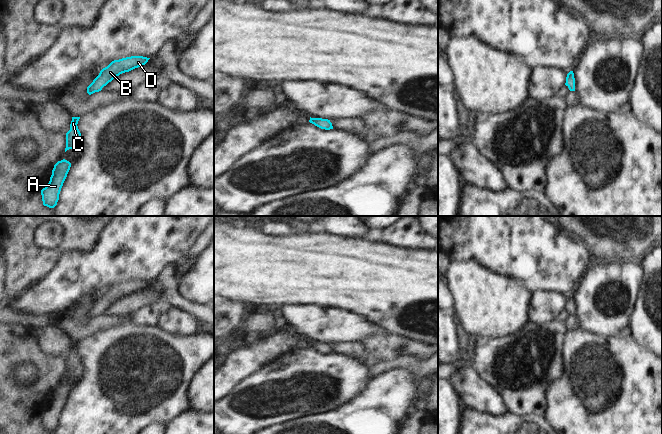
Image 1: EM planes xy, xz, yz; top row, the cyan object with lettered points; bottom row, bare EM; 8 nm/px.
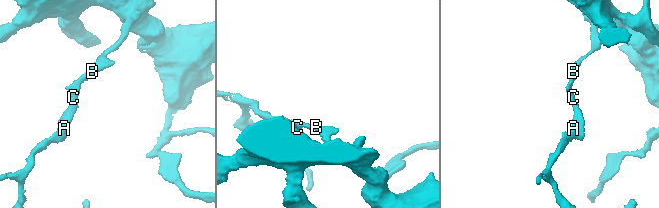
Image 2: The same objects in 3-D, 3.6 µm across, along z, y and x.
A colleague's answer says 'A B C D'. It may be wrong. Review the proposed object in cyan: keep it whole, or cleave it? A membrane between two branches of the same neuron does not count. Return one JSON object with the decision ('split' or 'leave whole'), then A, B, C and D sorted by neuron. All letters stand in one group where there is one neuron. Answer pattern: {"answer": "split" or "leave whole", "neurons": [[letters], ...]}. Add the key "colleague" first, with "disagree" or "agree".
{"colleague": "agree", "answer": "leave whole", "neurons": [["A", "B", "C", "D"]]}

